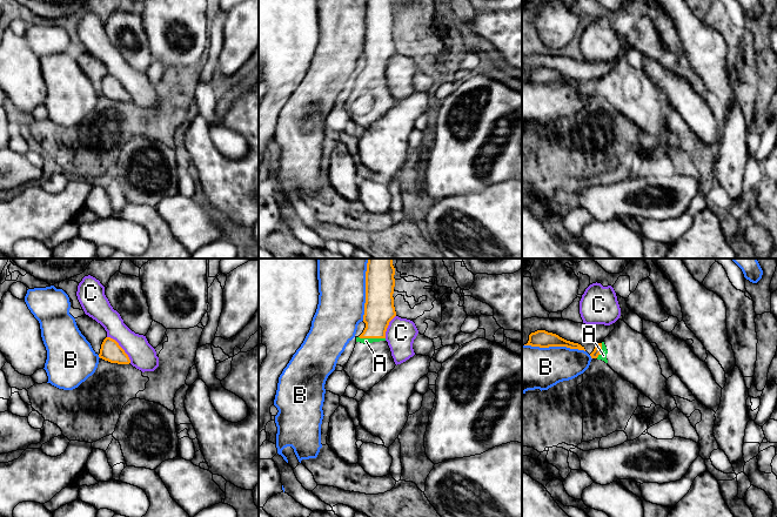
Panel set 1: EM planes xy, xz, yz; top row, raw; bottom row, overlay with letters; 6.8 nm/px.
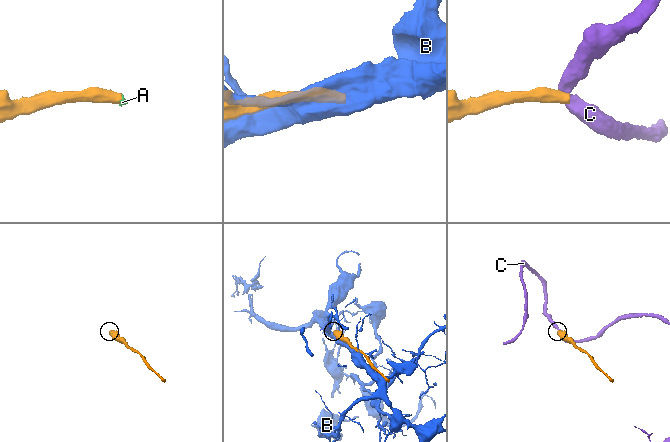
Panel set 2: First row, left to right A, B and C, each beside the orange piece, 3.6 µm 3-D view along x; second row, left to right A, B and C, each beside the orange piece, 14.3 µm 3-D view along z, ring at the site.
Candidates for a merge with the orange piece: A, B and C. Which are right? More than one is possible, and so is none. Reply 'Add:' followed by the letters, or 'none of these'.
Add: A

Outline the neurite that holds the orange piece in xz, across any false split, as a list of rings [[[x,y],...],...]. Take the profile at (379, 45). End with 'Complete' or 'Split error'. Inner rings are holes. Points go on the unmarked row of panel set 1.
[[[367,0],[363,52],[366,65],[356,74],[354,88],[344,103],[351,120],[364,129],[396,102],[386,78],[389,59],[396,53],[394,12],[393,0]]]. Split error

